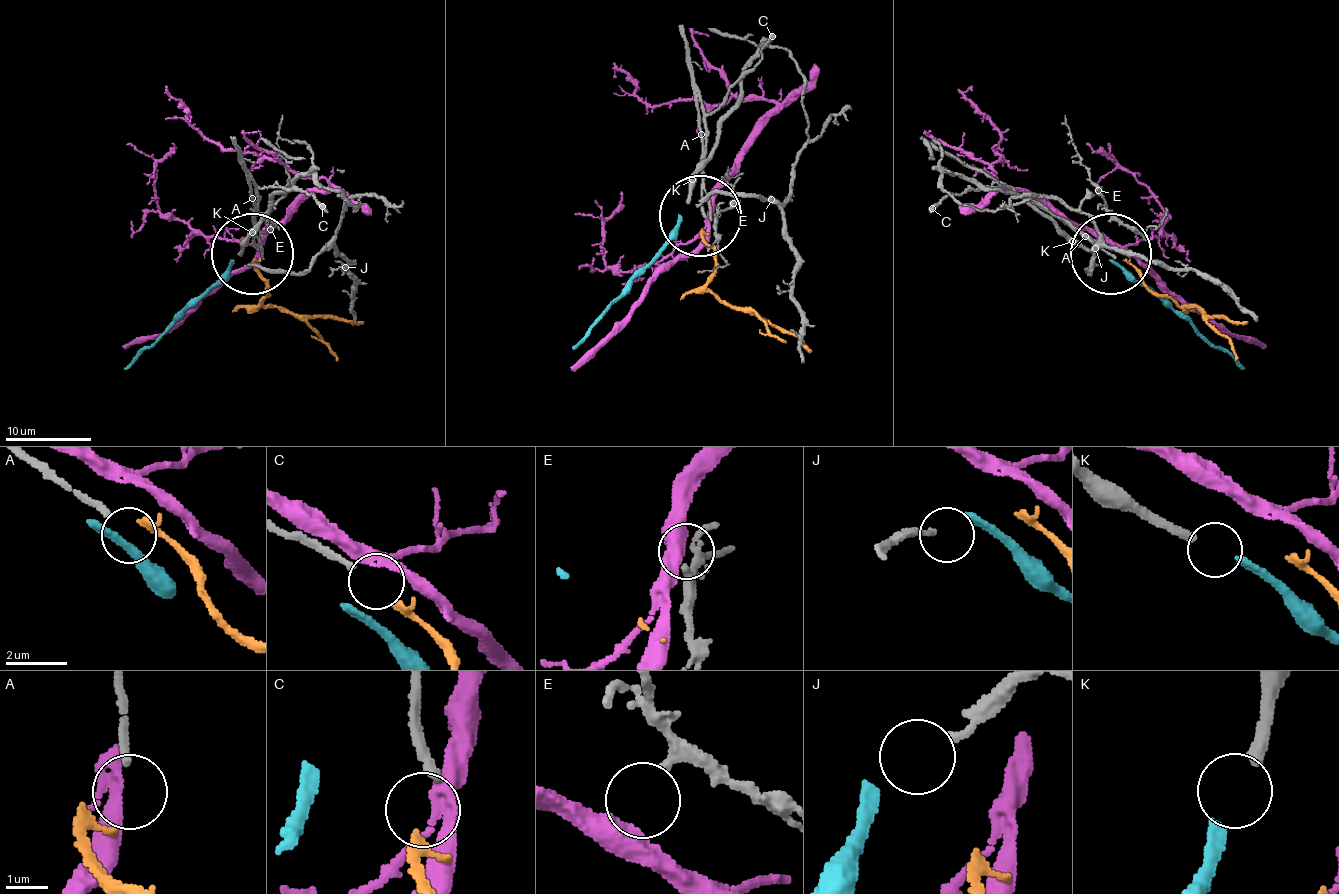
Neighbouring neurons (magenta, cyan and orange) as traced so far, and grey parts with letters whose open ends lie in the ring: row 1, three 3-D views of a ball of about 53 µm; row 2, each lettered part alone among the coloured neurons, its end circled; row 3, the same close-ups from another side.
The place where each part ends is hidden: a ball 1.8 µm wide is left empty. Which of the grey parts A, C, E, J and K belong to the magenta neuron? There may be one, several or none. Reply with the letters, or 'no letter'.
E

